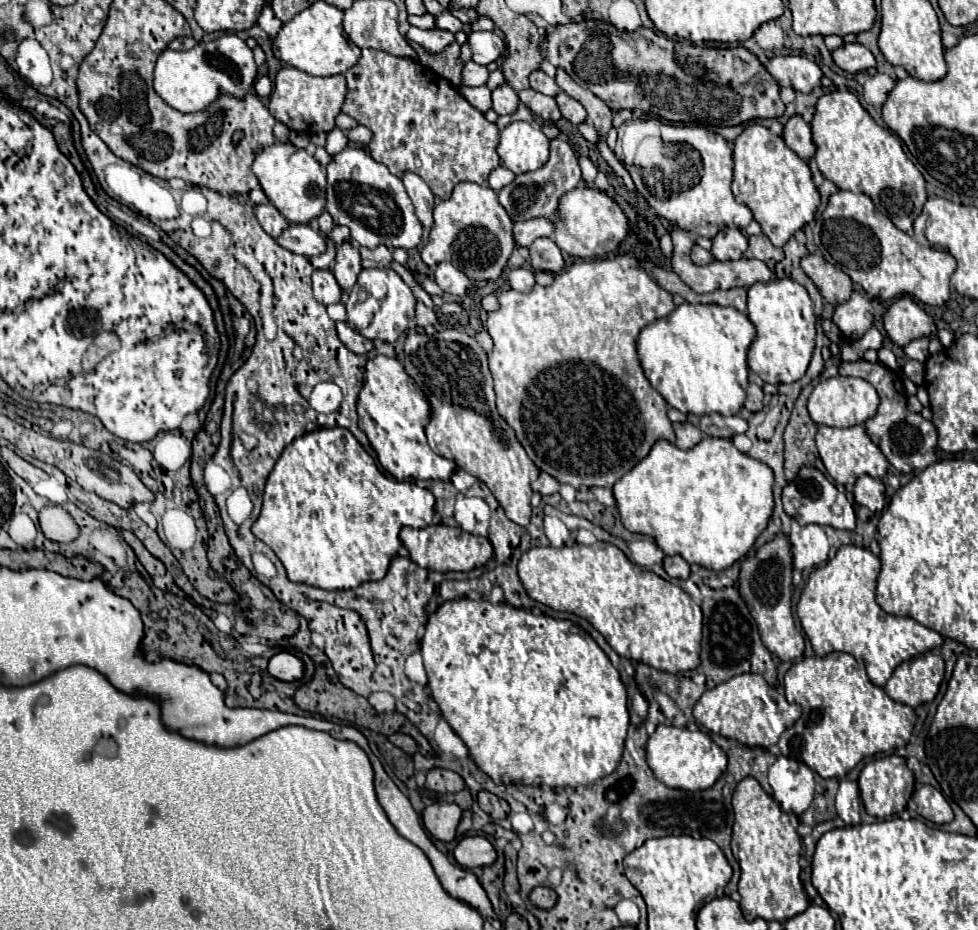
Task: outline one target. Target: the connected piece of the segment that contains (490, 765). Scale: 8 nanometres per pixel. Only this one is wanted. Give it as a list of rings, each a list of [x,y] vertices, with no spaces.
[[[459,598],[451,602],[443,602],[435,614],[429,616],[425,626],[425,636],[421,640],[421,656],[429,676],[429,690],[435,702],[441,708],[443,718],[455,730],[455,734],[465,742],[473,762],[495,782],[495,784],[533,784],[533,786],[549,786],[549,788],[563,788],[563,786],[589,786],[599,778],[609,776],[623,754],[623,742],[630,725],[630,714],[627,710],[627,690],[619,678],[619,672],[613,668],[605,652],[597,646],[591,636],[583,636],[577,632],[575,624],[569,620],[553,620],[551,616],[535,616],[511,604],[491,604],[489,600],[471,600]]]

